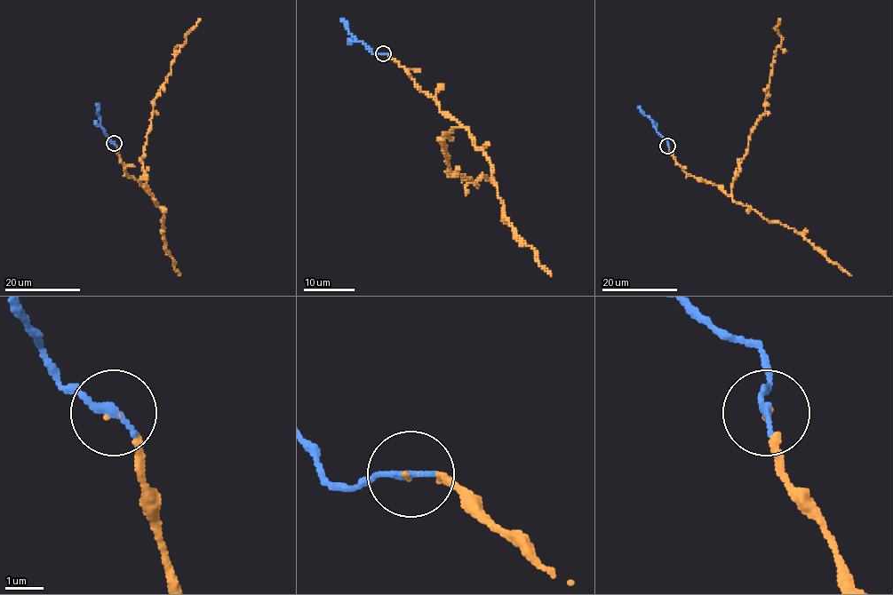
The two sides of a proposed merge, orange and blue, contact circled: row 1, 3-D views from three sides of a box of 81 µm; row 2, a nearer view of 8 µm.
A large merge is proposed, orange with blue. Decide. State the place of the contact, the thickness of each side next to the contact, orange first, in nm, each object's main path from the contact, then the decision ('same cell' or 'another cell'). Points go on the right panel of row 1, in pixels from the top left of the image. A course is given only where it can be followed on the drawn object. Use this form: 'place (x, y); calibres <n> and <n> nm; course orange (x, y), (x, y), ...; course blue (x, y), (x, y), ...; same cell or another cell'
place (667, 146); calibres 80 and 240 nm; course orange (668, 145), (684, 171), (729, 195), (750, 133), (765, 113), (772, 65), (781, 43), (776, 27), (779, 19); course blue (668, 145), (667, 139), (657, 133), (654, 122), (638, 106); same cell

